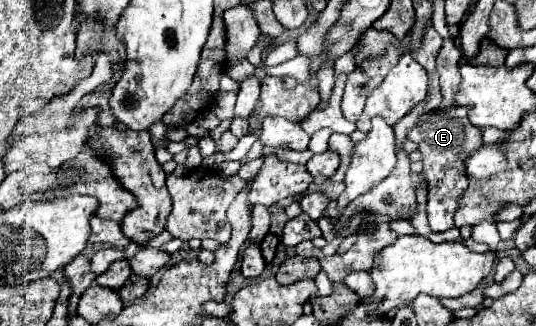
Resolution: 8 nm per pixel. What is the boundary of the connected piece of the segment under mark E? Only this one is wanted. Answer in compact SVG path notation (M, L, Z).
M450 106L438 108L420 116L420 122L412 130L408 130L408 140L418 144L418 152L422 154L424 176L428 180L428 222L432 230L448 230L454 226L452 216L458 208L458 196L468 188L466 178L466 160L468 156L482 146L482 134L476 126L468 122L466 106Z

